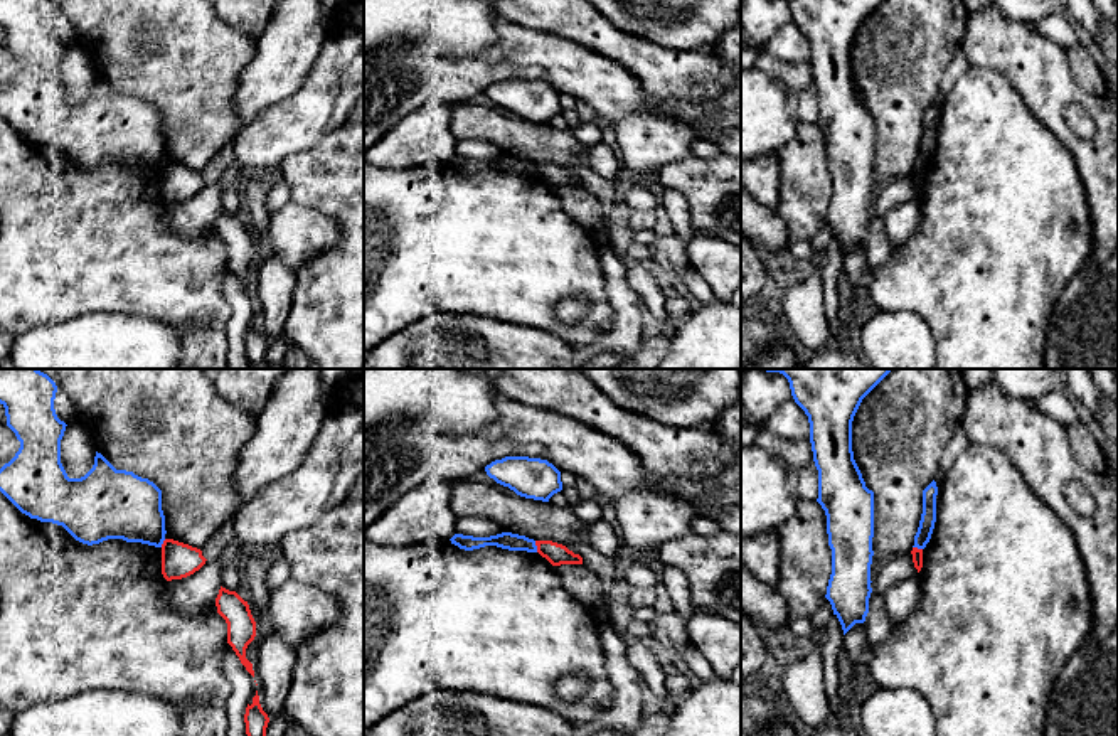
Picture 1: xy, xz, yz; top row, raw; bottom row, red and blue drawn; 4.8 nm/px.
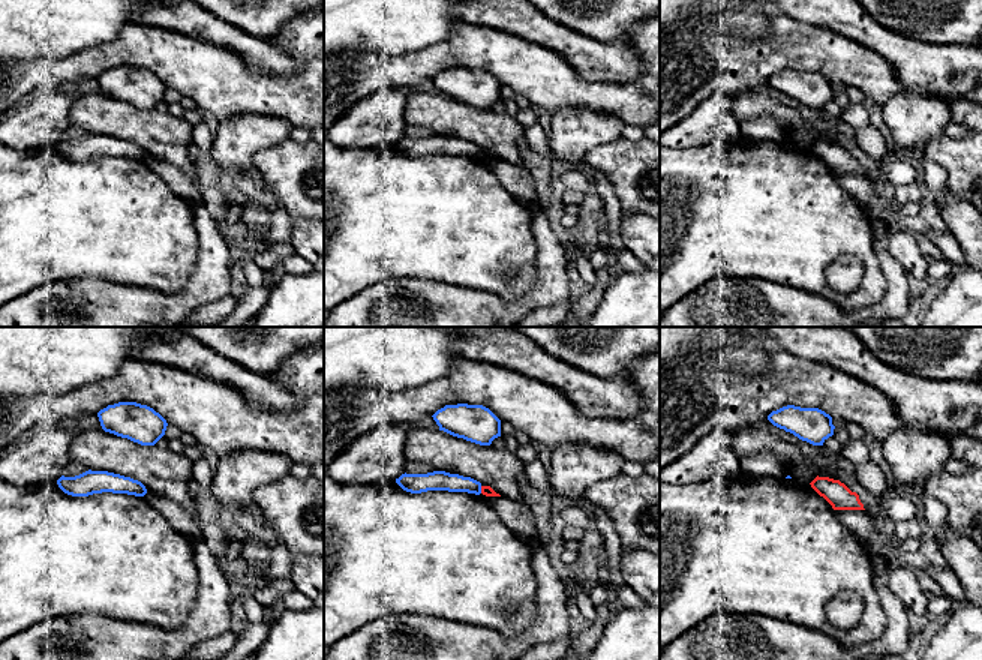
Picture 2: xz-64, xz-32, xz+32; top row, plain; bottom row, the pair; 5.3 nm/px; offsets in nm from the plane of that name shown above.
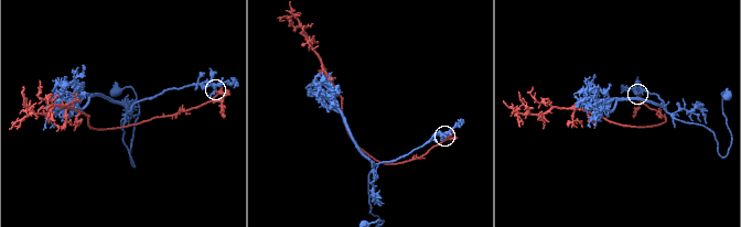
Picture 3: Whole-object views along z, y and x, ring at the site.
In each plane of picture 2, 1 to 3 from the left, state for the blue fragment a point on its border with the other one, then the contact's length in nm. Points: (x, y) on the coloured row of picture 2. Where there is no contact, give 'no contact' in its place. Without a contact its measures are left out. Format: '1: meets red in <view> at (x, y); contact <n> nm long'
1: no contact
2: meets red in xz-32 at (482, 489); contact 40 nm long
3: no contact

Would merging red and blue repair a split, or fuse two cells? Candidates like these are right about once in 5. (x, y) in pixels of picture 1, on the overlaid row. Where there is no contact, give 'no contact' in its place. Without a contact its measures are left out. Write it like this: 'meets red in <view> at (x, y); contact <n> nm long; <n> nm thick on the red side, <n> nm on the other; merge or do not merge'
meets red in xz at (536, 544); contact 60 nm long; 100 nm thick on the red side, 80 nm on the other; do not merge

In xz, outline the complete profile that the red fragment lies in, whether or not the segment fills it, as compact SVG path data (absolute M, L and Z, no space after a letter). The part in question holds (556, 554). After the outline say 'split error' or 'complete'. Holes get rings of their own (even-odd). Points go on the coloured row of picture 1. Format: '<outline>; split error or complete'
M535 541L537 552L546 557L552 566L561 564L583 564L583 557L574 554L566 546L552 541Z; complete

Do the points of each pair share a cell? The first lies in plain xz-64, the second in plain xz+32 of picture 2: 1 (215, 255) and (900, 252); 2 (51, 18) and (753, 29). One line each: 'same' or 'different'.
1: different
2: same

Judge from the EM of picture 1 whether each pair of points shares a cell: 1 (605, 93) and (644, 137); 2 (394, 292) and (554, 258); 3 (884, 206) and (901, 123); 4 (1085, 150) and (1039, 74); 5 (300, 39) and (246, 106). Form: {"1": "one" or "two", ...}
{"1": "two", "2": "one", "3": "two", "4": "one", "5": "one"}

